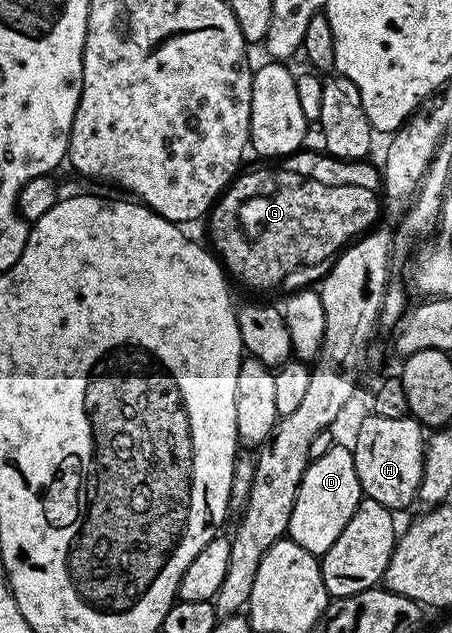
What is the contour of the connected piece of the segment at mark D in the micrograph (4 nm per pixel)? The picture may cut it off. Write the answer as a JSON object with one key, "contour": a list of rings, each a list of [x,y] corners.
{"contour":[[[332,444],[322,459],[308,462],[302,483],[298,487],[298,495],[294,499],[294,511],[290,515],[287,536],[306,551],[323,555],[330,551],[334,539],[342,535],[342,527],[350,523],[350,515],[354,515],[361,496],[351,448],[347,444]]]}

